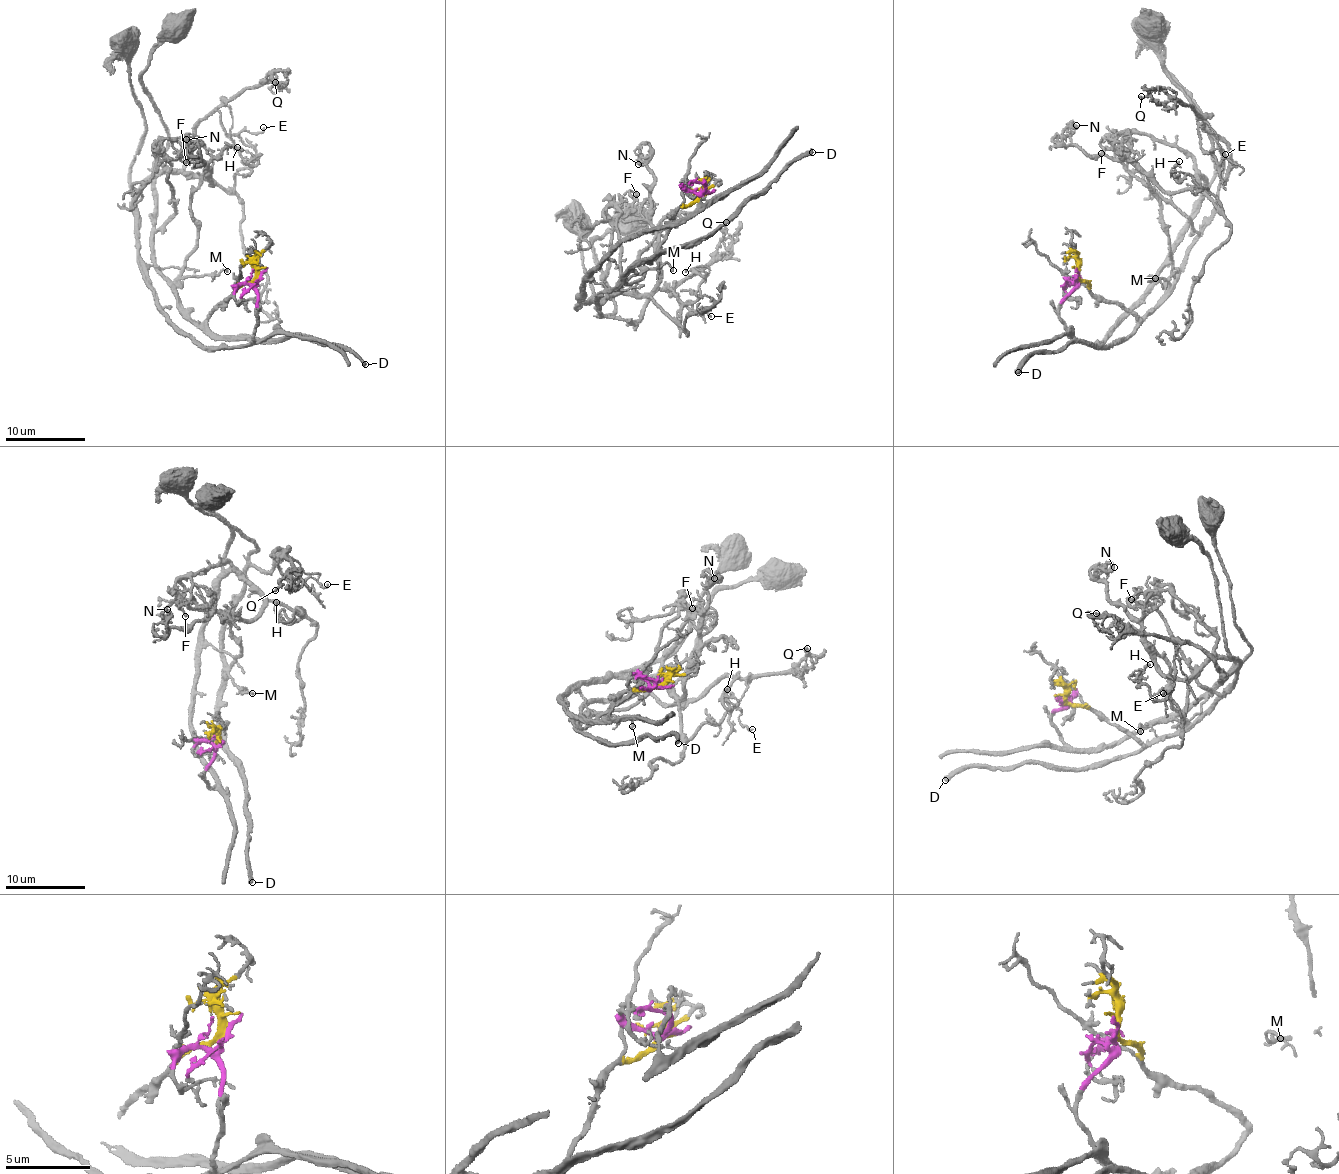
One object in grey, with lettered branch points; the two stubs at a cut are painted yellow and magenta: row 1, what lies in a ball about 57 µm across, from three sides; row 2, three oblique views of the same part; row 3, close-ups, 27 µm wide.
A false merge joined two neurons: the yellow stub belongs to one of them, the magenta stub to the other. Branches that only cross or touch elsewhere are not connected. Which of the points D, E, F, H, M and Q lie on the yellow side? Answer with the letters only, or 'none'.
D, E, M, Q

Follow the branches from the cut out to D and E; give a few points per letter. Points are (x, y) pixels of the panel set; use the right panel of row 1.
D: (1078, 276), (1095, 295), (1118, 301), (1138, 327), (1108, 345), (1083, 342), (1032, 353), (1017, 373)
E: (1078, 276), (1140, 324), (1229, 177), (1229, 147), (1200, 123), (1205, 151), (1224, 154)

